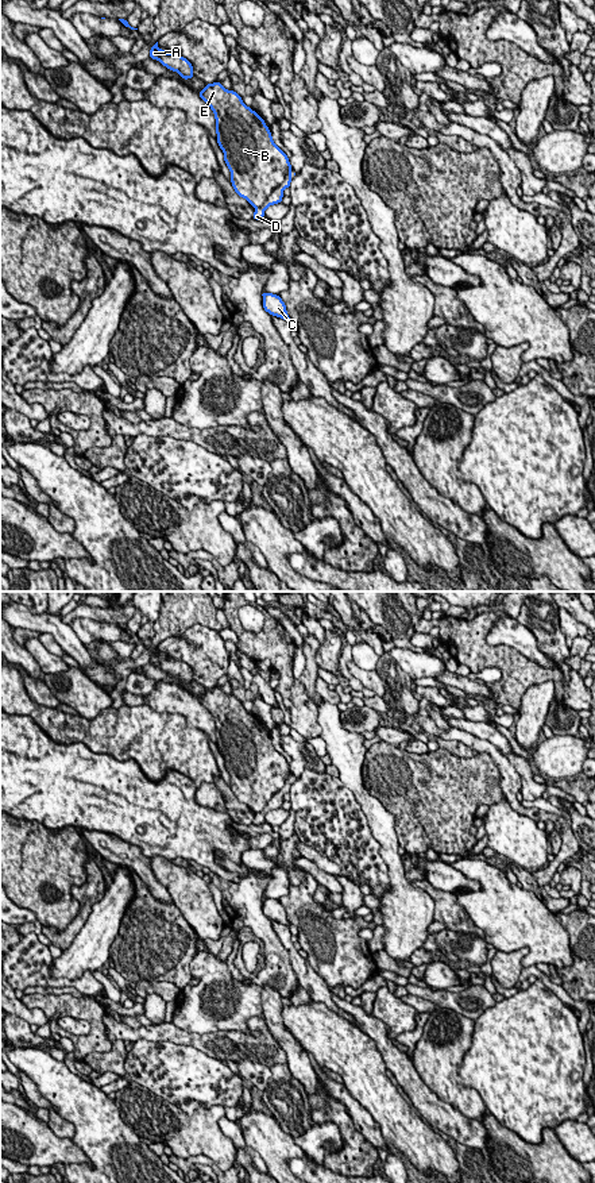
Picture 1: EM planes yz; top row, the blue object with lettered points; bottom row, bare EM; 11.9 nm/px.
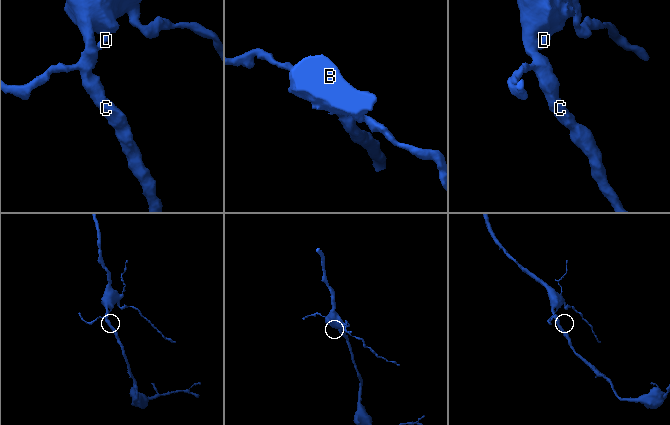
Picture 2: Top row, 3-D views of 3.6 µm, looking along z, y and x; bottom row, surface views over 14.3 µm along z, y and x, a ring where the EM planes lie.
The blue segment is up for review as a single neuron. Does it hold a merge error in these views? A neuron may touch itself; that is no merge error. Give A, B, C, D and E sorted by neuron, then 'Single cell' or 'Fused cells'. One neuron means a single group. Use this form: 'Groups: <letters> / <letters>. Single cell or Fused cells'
Groups: A B C E / D. Fused cells

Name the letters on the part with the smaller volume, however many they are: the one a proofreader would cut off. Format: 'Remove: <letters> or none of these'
Remove: D

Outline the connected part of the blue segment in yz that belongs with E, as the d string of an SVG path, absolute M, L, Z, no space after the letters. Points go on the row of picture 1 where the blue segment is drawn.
M216 81L206 84L198 95L215 113L216 140L224 153L235 192L252 207L262 207L291 170L287 155L274 143L264 120L247 107L235 90L228 90Z

